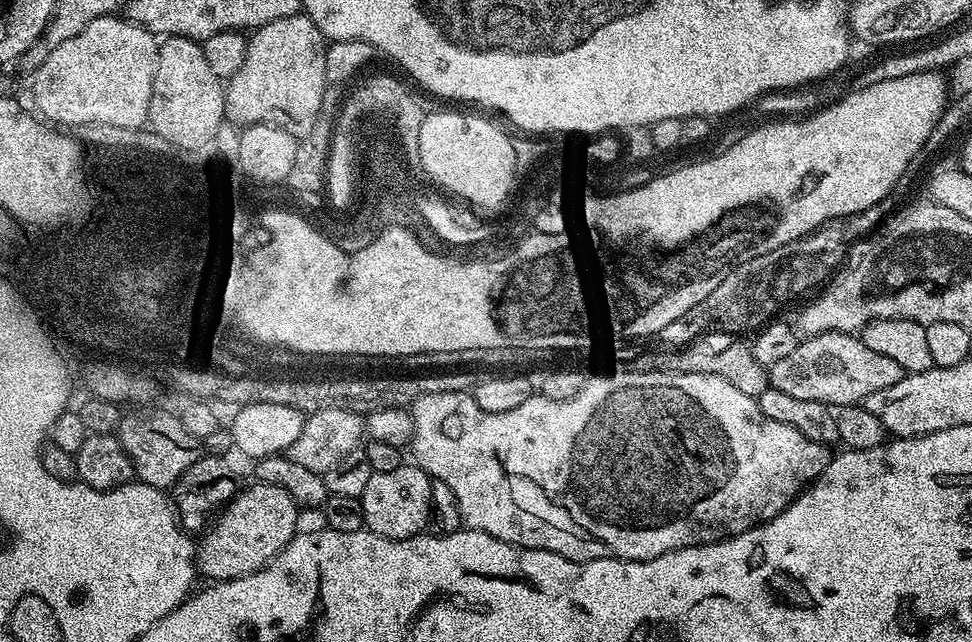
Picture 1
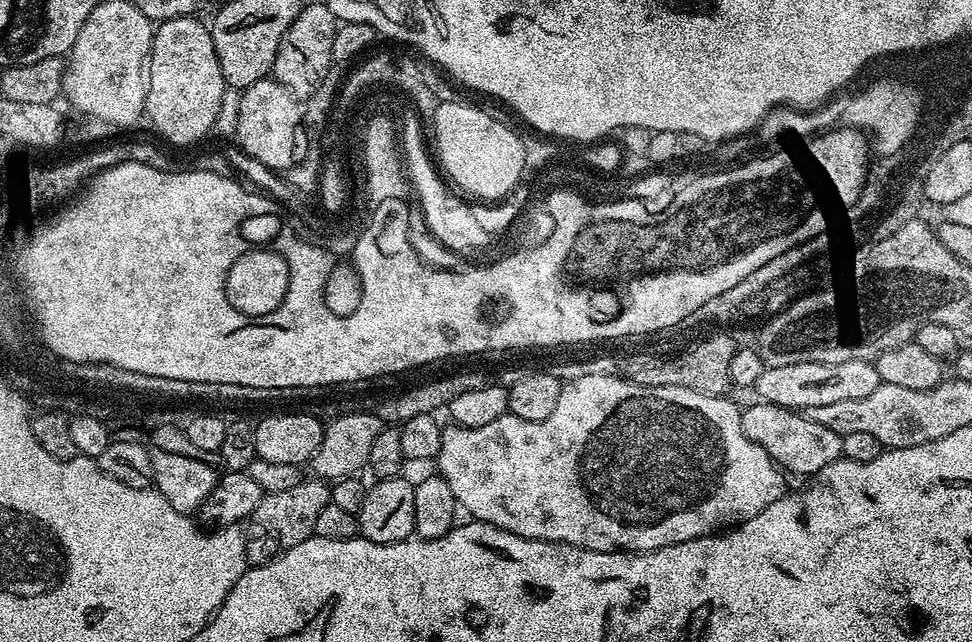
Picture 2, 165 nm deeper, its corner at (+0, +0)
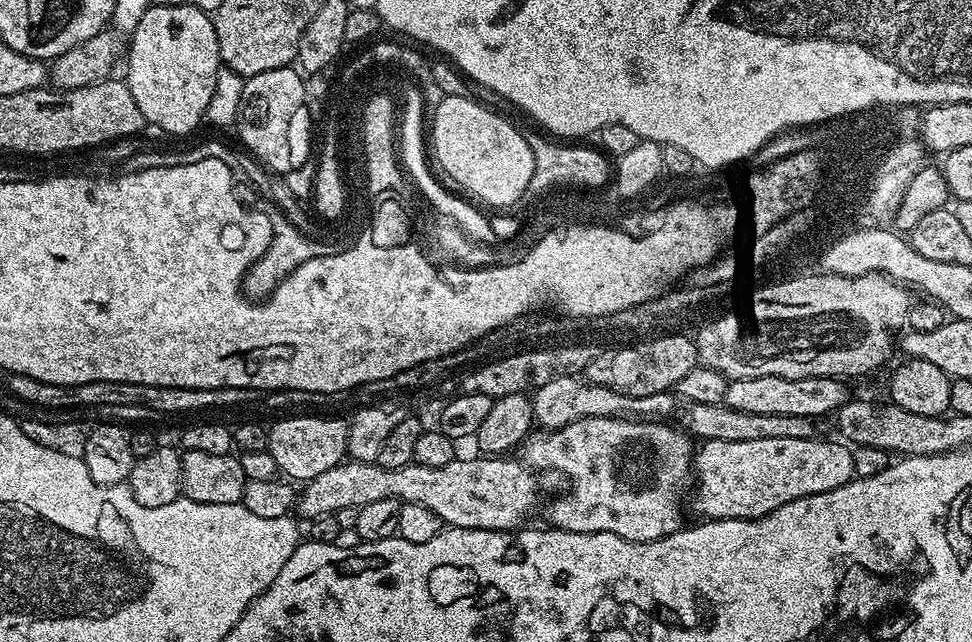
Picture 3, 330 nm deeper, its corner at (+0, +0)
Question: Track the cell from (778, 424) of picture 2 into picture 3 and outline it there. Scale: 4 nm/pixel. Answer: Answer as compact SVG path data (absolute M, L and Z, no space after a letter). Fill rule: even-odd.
M839 439L818 440L703 441L694 454L694 495L690 508L692 504L693 510L700 515L697 517L704 520L757 520L769 516L778 506L786 506L786 502L834 490L854 479L852 448ZM716 472L725 472L728 476L716 476Z

